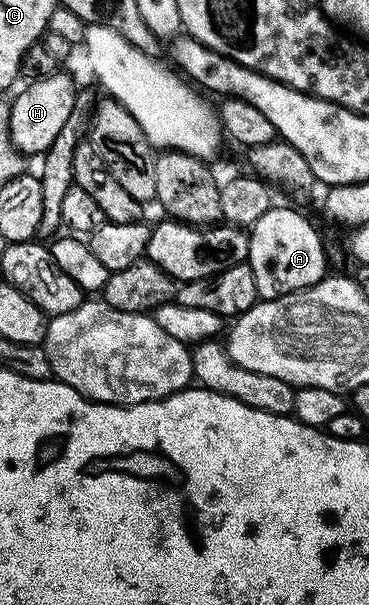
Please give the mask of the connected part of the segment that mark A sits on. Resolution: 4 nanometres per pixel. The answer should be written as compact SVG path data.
M272 206L266 210L251 227L249 232L249 259L251 274L255 274L255 286L260 299L274 300L292 292L315 286L327 275L325 269L325 244L317 233L317 228L305 216L300 216L293 208L278 208Z

